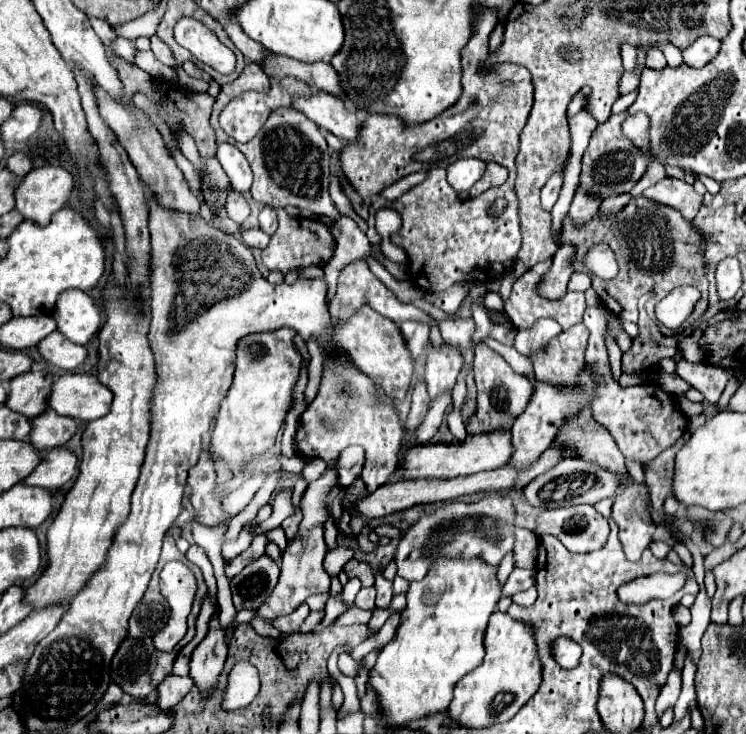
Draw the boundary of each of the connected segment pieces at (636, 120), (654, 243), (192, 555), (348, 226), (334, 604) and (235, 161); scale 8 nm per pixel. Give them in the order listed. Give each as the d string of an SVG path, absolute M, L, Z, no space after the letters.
M635 114L628 117L622 124L622 132L642 151L649 147L649 117L646 114Z
M636 195L616 215L596 213L588 223L580 227L580 231L576 225L566 221L558 235L558 245L572 245L578 261L582 259L588 245L598 241L606 241L616 253L620 271L610 281L592 277L592 287L598 291L600 303L618 319L636 323L636 303L648 291L672 291L680 285L692 285L700 289L702 295L708 295L708 267L702 253L702 233L674 207L656 203L644 195Z
M192 545L192 547L186 551L186 559L202 569L202 575L204 575L204 581L206 581L206 585L208 585L208 591L210 591L210 595L214 597L214 593L216 593L216 579L214 579L212 563L210 563L208 555L204 553L204 549L198 547L198 545Z
M340 217L340 229L342 229L342 233L336 243L334 257L324 267L324 277L328 283L328 299L332 299L332 295L336 293L336 279L338 279L340 271L356 259L370 257L370 241L350 217Z
M330 597L330 599L326 601L326 617L322 619L322 623L324 623L324 625L332 625L332 619L336 619L338 615L342 615L344 609L346 609L346 607L342 605L342 599L340 599L340 597L338 597L338 599L332 599L332 597Z
M220 143L216 157L218 157L222 169L226 171L232 187L238 189L240 193L246 193L252 185L252 169L250 169L248 161L244 159L244 155L234 145Z

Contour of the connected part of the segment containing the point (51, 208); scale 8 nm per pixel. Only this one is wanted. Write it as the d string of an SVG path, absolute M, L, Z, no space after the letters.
M38 167L32 169L14 191L16 211L26 221L48 225L54 211L62 209L70 197L74 177L62 167Z

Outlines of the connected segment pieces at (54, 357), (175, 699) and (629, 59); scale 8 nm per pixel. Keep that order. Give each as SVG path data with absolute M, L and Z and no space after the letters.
M58 331L42 339L38 343L38 351L50 365L64 371L76 369L86 359L86 347L64 339L64 335L60 335Z
M166 675L164 681L158 687L158 705L164 711L170 711L174 705L178 705L184 695L194 687L194 679L190 675Z
M620 43L620 55L622 55L622 61L624 61L624 69L630 71L636 67L636 49L630 45L630 43Z

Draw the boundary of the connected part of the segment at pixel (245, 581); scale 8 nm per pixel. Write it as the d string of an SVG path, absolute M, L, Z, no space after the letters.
M262 555L260 559L246 565L232 581L232 597L234 607L240 609L258 609L260 603L272 593L276 587L276 579L280 575L280 569L274 559L268 555Z

